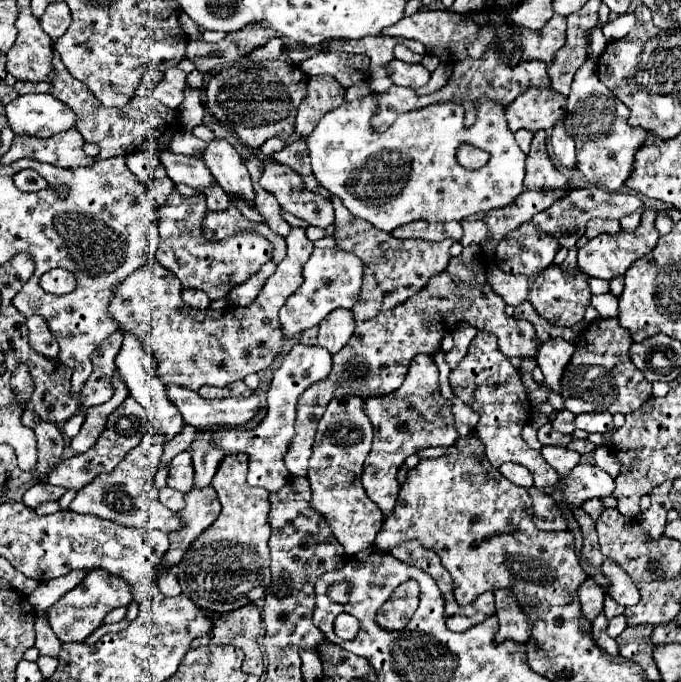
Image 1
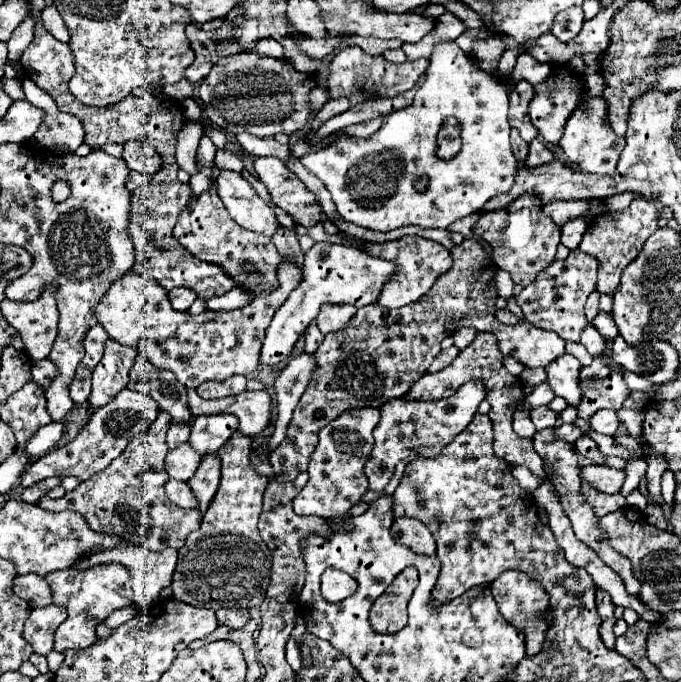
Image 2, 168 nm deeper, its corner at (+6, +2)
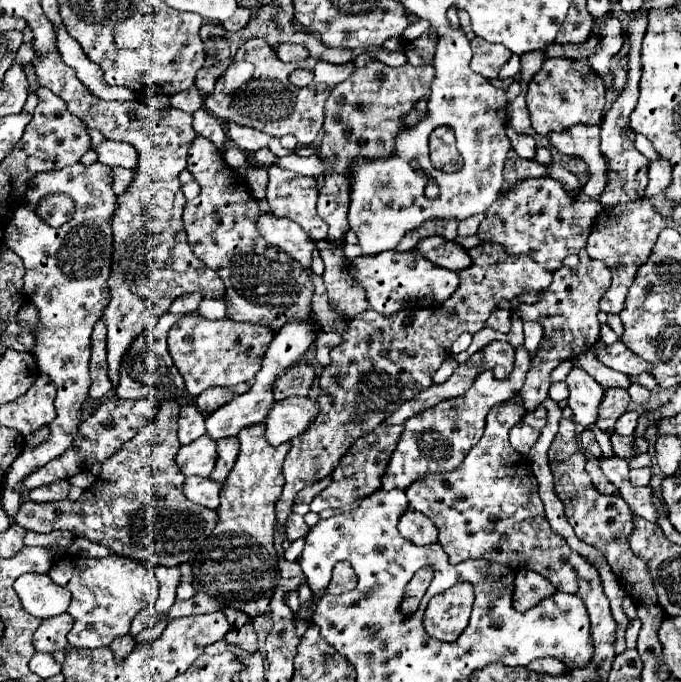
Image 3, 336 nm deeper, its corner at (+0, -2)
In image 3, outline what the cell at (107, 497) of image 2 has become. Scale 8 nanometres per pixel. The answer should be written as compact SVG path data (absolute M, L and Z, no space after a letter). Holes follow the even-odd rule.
M163 401L159 407L159 413L155 415L155 421L151 425L143 427L115 457L109 457L95 483L77 499L77 501L53 501L53 503L33 503L27 501L21 505L15 521L19 525L25 525L31 531L37 533L49 533L55 529L67 529L75 537L85 537L93 543L105 545L113 551L117 551L123 557L131 559L143 559L149 565L165 565L175 567L179 563L191 561L195 553L201 549L203 541L209 537L211 529L215 527L217 513L203 507L203 515L195 513L195 503L187 501L183 497L183 481L185 477L179 473L175 465L175 455L179 451L179 439L177 439L177 419L179 419L179 405L175 401Z

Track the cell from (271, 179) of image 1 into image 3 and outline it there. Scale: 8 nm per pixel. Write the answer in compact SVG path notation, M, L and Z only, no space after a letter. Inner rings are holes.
M277 165L267 167L267 173L269 173L267 201L269 201L271 213L275 213L277 217L287 217L287 219L299 223L311 239L325 239L327 237L327 223L317 217L317 209L315 209L317 195L319 195L317 181L313 177L295 175L295 173L291 173L287 169L281 169Z

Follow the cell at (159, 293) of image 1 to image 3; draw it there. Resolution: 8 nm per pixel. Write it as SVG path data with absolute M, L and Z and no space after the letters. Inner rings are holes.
M201 315L181 317L177 325L169 331L169 351L175 367L185 379L187 391L191 395L199 395L209 387L233 387L241 381L251 381L259 371L259 361L263 357L263 349L271 343L273 331L263 325L225 319L205 319Z

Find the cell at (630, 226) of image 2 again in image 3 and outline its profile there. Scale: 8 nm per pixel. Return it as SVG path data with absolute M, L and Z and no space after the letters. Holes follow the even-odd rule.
M637 199L637 201L625 203L625 205L615 205L597 215L585 249L591 259L603 261L611 269L611 275L613 275L611 287L607 289L607 293L601 299L601 311L619 313L623 309L627 289L633 283L633 277L635 277L639 265L643 265L647 261L663 227L665 227L665 219L659 215L659 211L651 205L649 199Z

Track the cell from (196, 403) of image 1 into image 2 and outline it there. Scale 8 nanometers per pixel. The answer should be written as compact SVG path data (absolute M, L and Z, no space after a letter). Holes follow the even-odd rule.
M189 389L187 395L193 417L211 413L233 413L239 417L239 431L251 437L259 435L271 421L271 395L267 391L243 391L235 397L201 399L195 389Z

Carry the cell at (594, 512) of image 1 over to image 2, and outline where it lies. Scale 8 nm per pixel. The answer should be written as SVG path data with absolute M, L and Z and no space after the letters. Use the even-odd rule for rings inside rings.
M583 483L583 495L587 497L587 503L593 505L595 513L599 517L603 517L605 513L609 511L615 511L615 509L621 509L625 507L625 497L623 495L605 495L605 493L597 493L589 483Z

